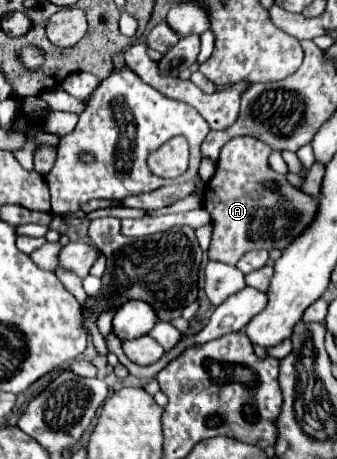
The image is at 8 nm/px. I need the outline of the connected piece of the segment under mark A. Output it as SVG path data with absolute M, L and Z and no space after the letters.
M234 137L222 147L220 159L216 163L216 173L206 183L206 189L204 189L204 207L210 211L212 225L214 225L212 243L208 249L208 255L212 261L224 261L228 265L236 265L238 259L250 249L266 249L266 251L286 249L314 221L318 211L318 199L294 187L286 179L286 175L272 171L268 165L270 153L272 149L256 137Z

